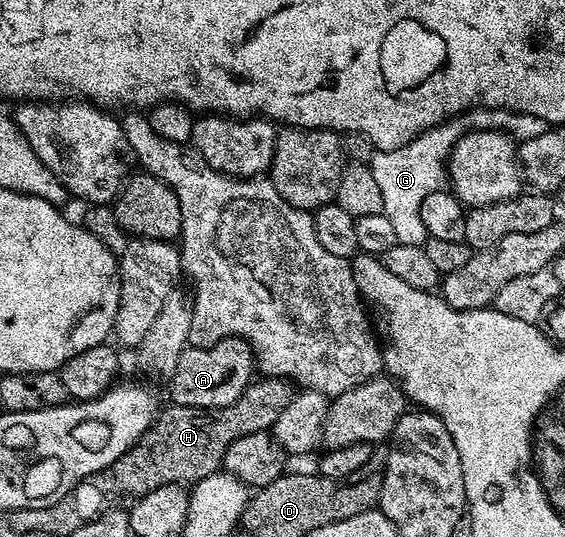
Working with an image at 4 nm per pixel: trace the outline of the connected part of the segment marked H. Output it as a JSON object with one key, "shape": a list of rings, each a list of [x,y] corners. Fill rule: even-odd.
{"shape":[[[262,377],[251,382],[246,392],[236,401],[232,401],[232,405],[223,407],[167,406],[167,411],[165,408],[155,418],[154,425],[146,432],[160,435],[164,439],[168,433],[168,473],[158,471],[158,473],[146,475],[146,467],[138,467],[138,447],[142,447],[142,443],[137,440],[110,466],[79,482],[77,490],[79,492],[94,491],[98,497],[97,510],[103,512],[115,508],[118,504],[135,503],[140,497],[147,496],[149,492],[160,488],[161,485],[198,483],[202,478],[220,471],[222,458],[234,441],[250,433],[269,432],[280,417],[280,413],[284,413],[291,398],[292,387],[287,380]]]}

